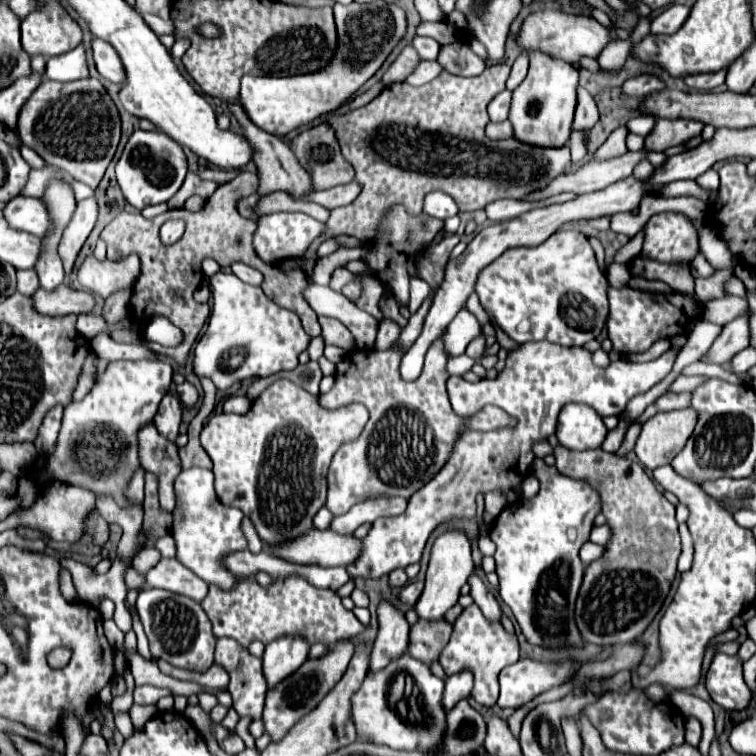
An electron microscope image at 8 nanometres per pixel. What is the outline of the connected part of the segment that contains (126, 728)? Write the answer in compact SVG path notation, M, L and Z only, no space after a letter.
M117 713L115 715L115 725L117 725L117 729L121 731L123 737L129 737L133 733L133 723L131 723L129 713Z

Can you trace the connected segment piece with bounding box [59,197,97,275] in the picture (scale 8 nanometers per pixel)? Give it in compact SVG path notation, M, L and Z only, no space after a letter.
M95 197L79 201L75 215L73 215L71 223L67 225L67 231L63 233L63 239L59 243L59 255L63 259L67 275L73 271L77 253L81 251L89 233L93 231L95 221L97 221L97 201L95 201Z

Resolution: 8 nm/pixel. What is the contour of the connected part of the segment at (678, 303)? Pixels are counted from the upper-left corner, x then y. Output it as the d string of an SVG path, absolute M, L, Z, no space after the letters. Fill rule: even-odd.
M609 289L609 319L607 319L607 331L609 339L613 343L613 351L619 355L631 355L647 351L653 341L659 337L675 337L675 335L689 335L697 319L701 319L701 313L697 305L679 293L669 295L653 295L639 289Z

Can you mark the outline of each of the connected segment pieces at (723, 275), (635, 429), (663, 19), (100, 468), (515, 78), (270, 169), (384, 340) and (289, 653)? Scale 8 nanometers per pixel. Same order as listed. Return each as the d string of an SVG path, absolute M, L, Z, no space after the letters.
M719 269L713 277L707 277L707 279L695 279L695 293L703 299L703 301L709 301L713 297L725 297L723 293L723 285L725 281L731 279L731 269Z
M633 423L633 425L627 429L621 447L615 451L619 457L625 457L629 451L633 451L633 445L635 445L635 441L637 441L637 437L639 437L639 431L641 431L641 423Z
M671 5L671 7L667 7L659 17L653 19L651 33L657 33L657 35L671 35L671 33L675 33L683 25L683 21L687 19L689 11L691 9L685 7L685 5Z
M157 359L157 361L113 361L113 363L109 363L109 367L97 379L93 389L81 401L69 403L69 407L65 407L55 451L51 455L39 455L35 459L35 463L27 469L27 479L35 481L39 489L43 489L43 487L47 487L49 483L55 483L55 481L75 485L75 487L83 487L83 489L93 491L97 497L109 495L109 497L115 499L115 503L119 507L129 509L131 501L123 495L123 487L127 487L127 479L131 479L131 475L135 475L135 471L141 467L137 433L149 421L153 421L163 395L171 387L171 373L173 373L173 369L165 359Z
M523 51L523 53L515 59L515 63L513 63L511 77L509 77L509 81L507 81L507 89L509 89L509 91L513 91L513 89L525 79L527 69L529 69L529 61L527 61L527 53Z
M239 99L229 101L227 103L231 115L239 121L241 131L247 133L247 141L251 143L251 147L255 147L255 165L259 169L259 195L269 195L273 191L287 191L291 193L295 199L301 199L301 195L311 191L311 175L307 175L307 171L299 165L297 157L291 155L291 149L275 135L267 135L263 129L255 127L255 123L251 123L251 119L247 119L247 113L243 111L243 105Z
M383 319L381 325L379 325L379 335L377 335L377 341L375 341L375 349L387 349L391 347L391 343L395 343L401 335L401 327L391 321L391 319Z
M281 637L265 647L263 653L263 675L267 689L279 685L287 675L293 675L307 659L309 645L301 637Z

